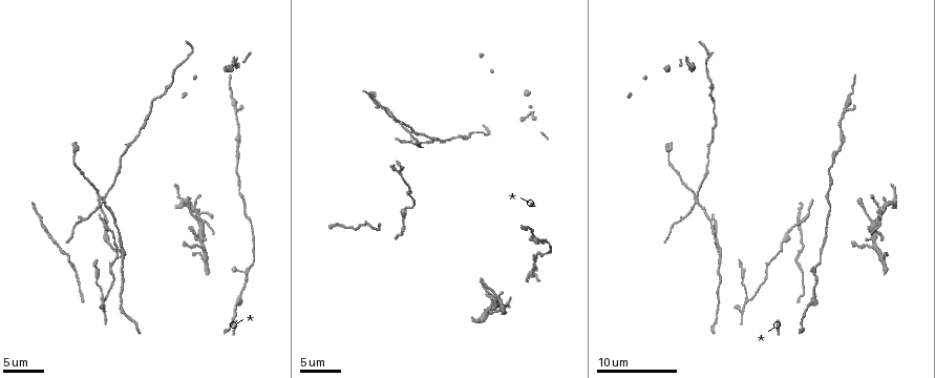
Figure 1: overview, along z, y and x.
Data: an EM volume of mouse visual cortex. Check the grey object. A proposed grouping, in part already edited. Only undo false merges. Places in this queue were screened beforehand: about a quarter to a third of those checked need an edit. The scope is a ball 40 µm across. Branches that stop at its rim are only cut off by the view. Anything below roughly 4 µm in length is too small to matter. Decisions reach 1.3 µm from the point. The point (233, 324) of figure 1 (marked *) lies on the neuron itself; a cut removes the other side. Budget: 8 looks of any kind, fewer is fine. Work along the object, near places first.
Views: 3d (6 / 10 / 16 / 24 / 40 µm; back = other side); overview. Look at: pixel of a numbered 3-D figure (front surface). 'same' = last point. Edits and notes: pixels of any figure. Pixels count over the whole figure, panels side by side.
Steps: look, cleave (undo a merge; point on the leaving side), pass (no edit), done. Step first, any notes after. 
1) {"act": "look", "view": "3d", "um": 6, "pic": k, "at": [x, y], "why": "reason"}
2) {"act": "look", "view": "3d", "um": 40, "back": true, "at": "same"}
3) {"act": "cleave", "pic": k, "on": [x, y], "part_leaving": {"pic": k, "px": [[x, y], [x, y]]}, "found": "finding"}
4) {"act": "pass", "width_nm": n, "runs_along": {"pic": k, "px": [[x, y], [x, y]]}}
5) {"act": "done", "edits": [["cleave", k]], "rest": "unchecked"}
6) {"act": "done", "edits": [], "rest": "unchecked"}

{"act": "look", "view": "3d", "um": 16, "pic": 1, "at": [250, 265], "why": "three-way junction"}

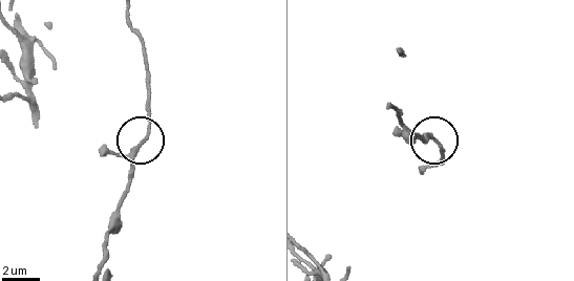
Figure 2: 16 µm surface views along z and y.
{"act": "pass", "found": "all the same neuron"}

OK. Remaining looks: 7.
{"act": "look", "view": "3d", "um": 6, "pic": 1, "at": [873, 222], "why": "four arms meet"}

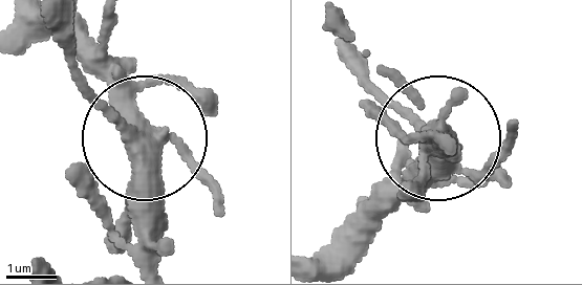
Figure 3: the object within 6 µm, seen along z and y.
{"act": "look", "view": "3d", "um": 6, "back": true, "pic": 3, "at": [134, 138]}

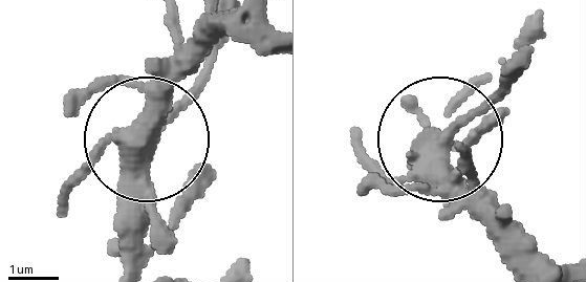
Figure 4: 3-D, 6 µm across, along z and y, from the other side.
{"act": "pass", "found": "one neuron here"}

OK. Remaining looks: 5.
{"act": "look", "view": "3d", "um": 16, "pic": 1, "at": [830, 209], "why": "thin neck"}

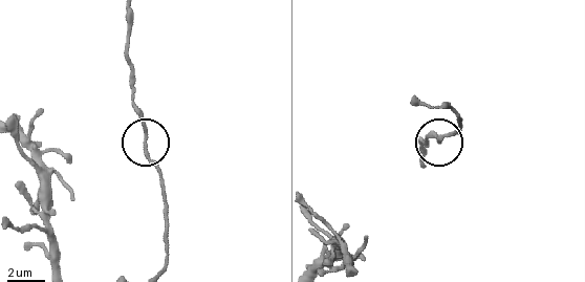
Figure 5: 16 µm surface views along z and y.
{"act": "pass", "width_nm": 160, "runs_along": {"pic": 5, "px": [[161, 269], [167, 199], [133, 98]]}, "found": "all the same neuron"}

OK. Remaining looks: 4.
{"act": "look", "view": "3d", "um": 10, "pic": 1, "at": [101, 200], "why": "four or more arms meet"}

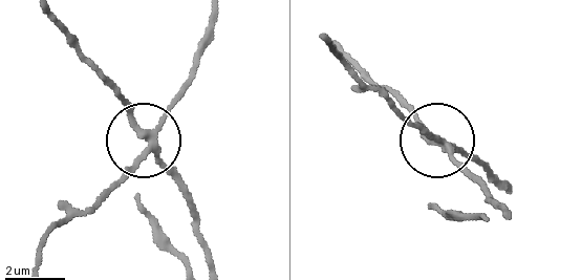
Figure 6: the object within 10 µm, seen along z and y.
{"act": "look", "view": "3d", "um": 6, "pic": 6, "at": [442, 143], "why": "closer look"}

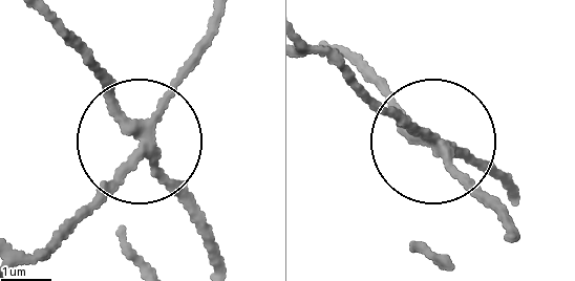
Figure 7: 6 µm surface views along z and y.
{"act": "cleave", "pic": 7, "on": [104, 194], "part_leaving": {"pic": 7, "px": [[150, 131], [209, 22]]}, "found": "a second neuron is stuck on"}

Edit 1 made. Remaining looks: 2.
{"act": "done", "edits": [["cleave", 7]], "rest": "unchecked"}

